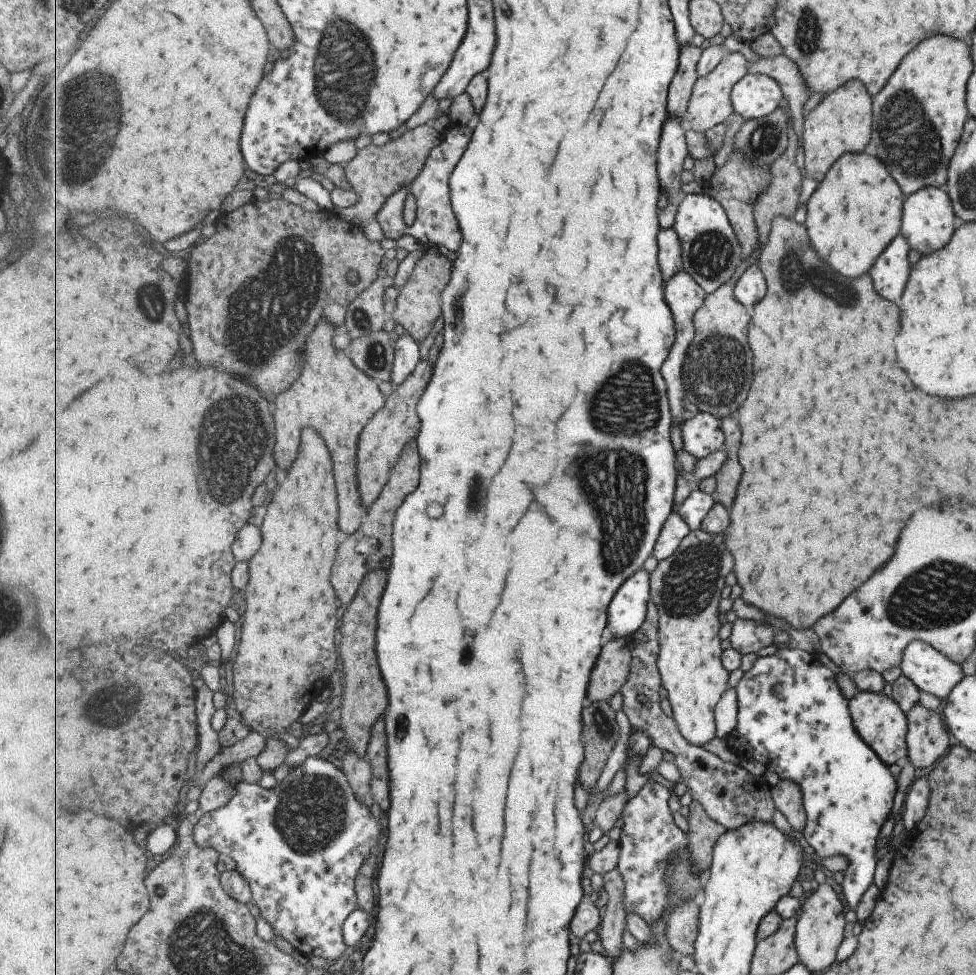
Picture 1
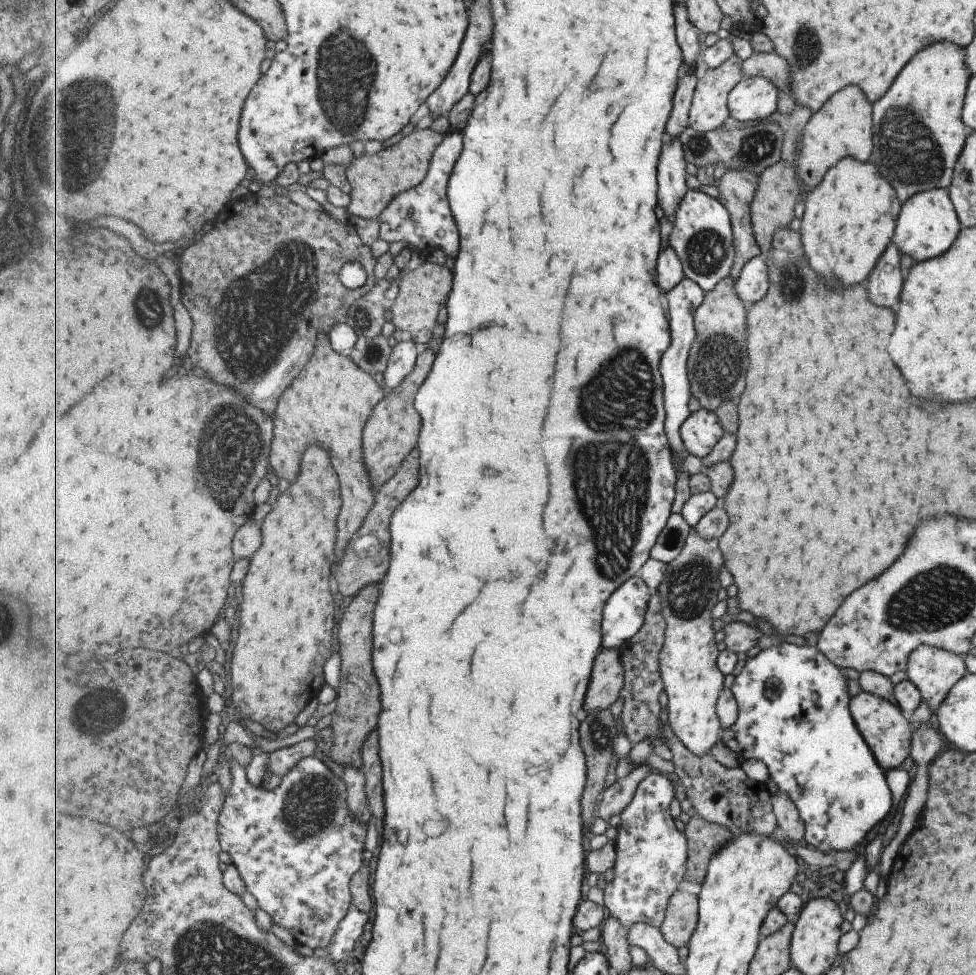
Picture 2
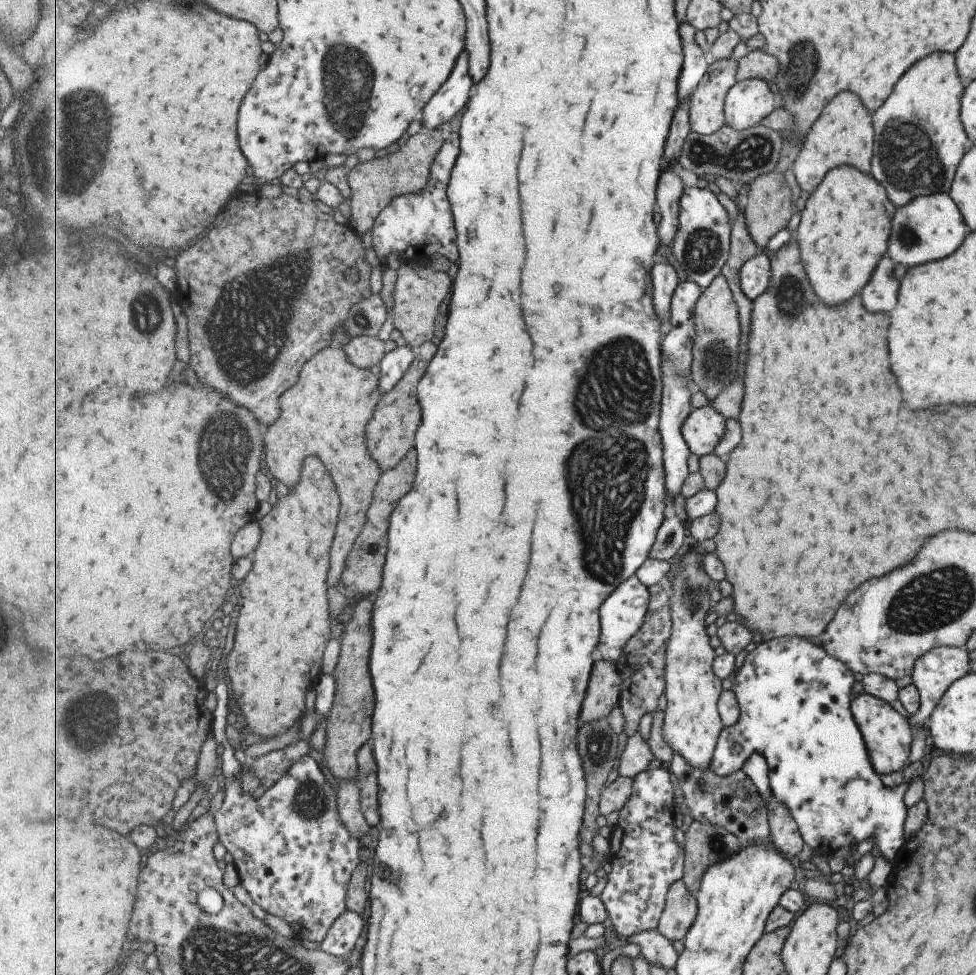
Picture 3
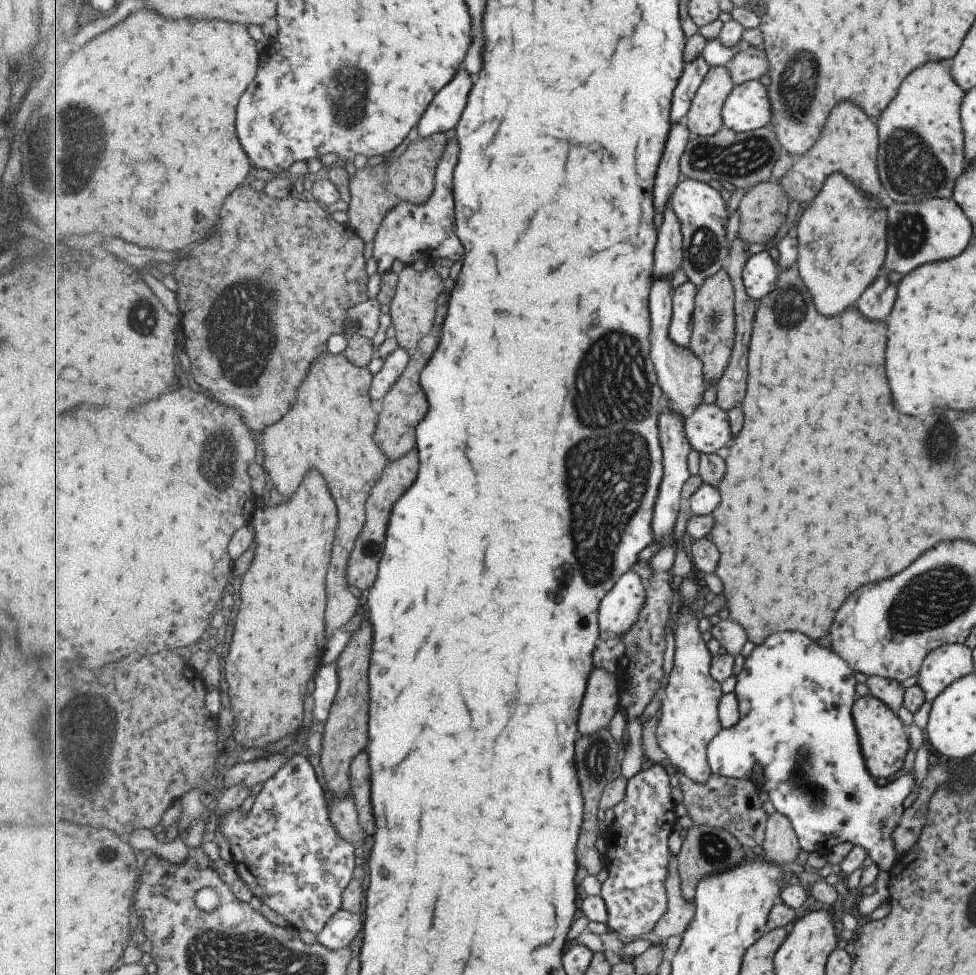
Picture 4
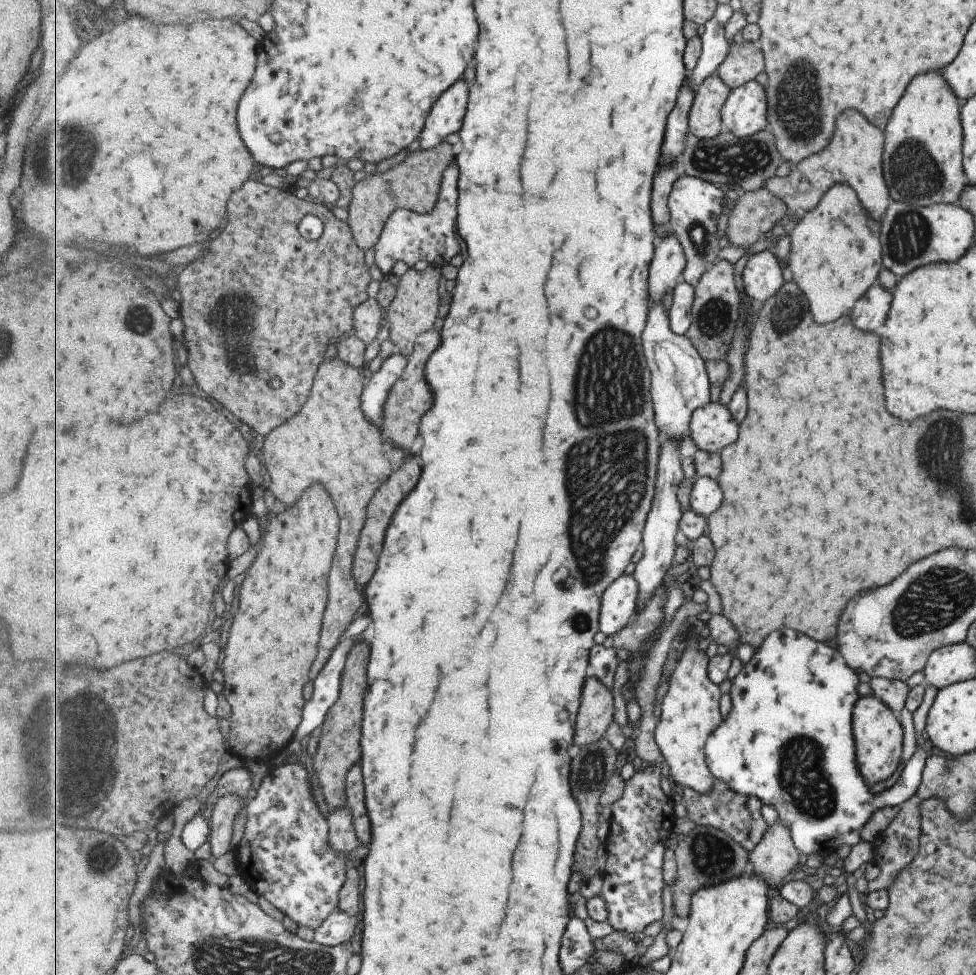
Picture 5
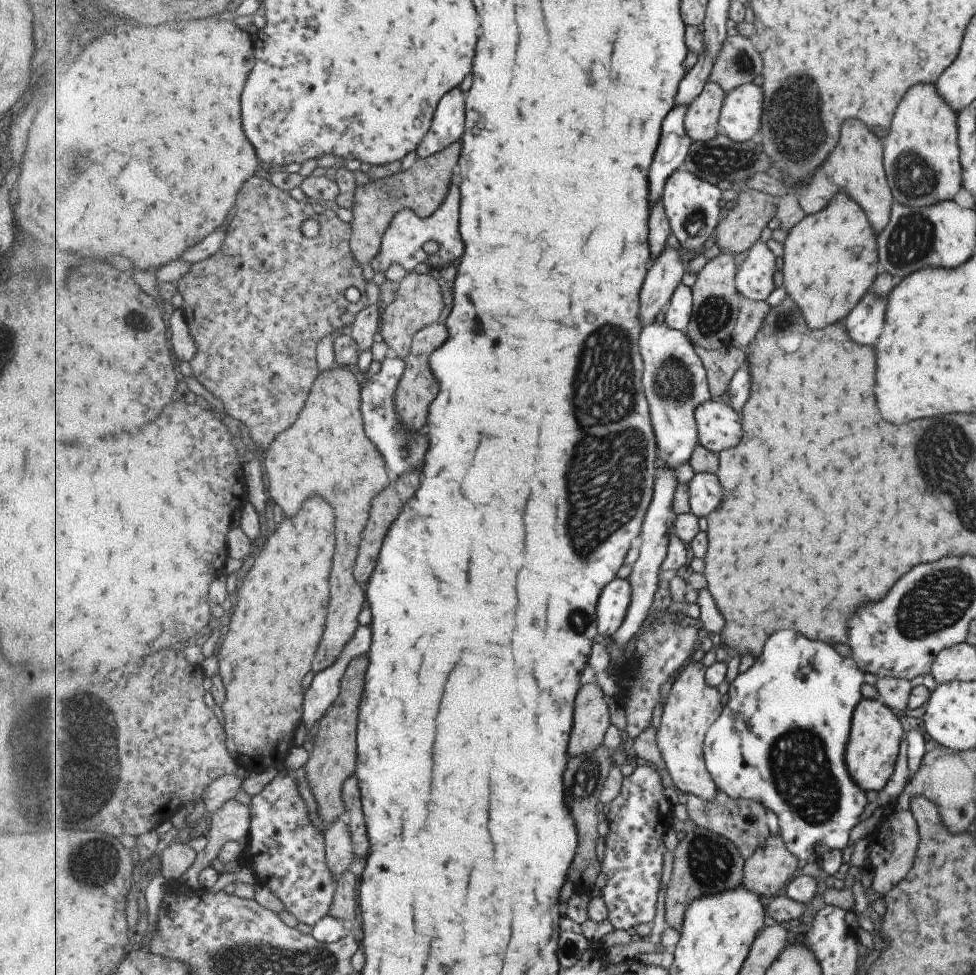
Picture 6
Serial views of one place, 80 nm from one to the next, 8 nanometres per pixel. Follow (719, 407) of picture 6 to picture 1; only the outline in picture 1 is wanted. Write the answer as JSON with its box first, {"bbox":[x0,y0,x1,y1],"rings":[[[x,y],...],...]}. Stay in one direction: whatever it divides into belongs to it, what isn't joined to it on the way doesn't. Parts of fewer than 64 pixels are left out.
{"bbox":[681,413,723,459],"rings":[[[697,413],[681,424],[683,449],[698,459],[723,449],[721,420],[711,413]]]}

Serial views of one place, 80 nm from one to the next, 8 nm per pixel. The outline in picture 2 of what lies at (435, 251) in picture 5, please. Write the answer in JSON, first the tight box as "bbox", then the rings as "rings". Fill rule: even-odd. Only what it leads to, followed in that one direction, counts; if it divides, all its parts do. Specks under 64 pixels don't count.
{"bbox":[378,129,463,256],"rings":[[[450,129],[444,141],[437,147],[425,180],[408,191],[400,192],[389,202],[388,208],[378,218],[380,222],[379,238],[389,242],[402,240],[413,252],[443,248],[449,256],[459,254],[459,228],[453,218],[449,198],[447,198],[447,182],[451,172],[463,152],[463,132]],[[409,212],[412,212],[409,214]]]}

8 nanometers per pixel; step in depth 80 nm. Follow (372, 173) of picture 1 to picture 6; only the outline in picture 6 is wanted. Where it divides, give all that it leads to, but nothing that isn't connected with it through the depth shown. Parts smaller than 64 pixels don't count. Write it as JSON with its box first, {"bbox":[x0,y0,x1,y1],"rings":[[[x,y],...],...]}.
{"bbox":[352,142,461,264],"rings":[[[455,142],[447,150],[443,149],[428,156],[417,158],[416,164],[406,171],[399,170],[390,177],[369,180],[356,188],[353,208],[352,251],[361,264],[371,264],[380,253],[385,233],[392,224],[393,216],[403,209],[413,210],[419,218],[429,218],[447,200],[447,190],[451,186],[453,168],[461,156],[461,144]]]}

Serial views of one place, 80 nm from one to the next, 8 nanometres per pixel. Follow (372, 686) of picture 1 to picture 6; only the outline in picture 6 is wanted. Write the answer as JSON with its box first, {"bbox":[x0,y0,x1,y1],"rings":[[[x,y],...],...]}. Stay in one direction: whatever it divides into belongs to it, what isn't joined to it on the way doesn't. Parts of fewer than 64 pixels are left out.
{"bbox":[305,658,369,825],"rings":[[[355,658],[349,664],[341,683],[337,704],[321,720],[321,728],[318,728],[319,736],[314,738],[313,752],[309,755],[305,766],[307,782],[315,796],[319,816],[328,825],[347,815],[344,782],[351,774],[355,774],[357,768],[357,720],[359,720],[359,706],[365,690],[367,668],[369,668],[367,658]]]}

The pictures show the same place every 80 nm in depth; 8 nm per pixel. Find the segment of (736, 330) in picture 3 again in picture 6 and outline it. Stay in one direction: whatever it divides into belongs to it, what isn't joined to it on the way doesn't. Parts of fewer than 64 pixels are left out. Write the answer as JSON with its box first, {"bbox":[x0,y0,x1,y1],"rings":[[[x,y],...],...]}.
{"bbox":[685,252,741,350],"rings":[[[721,252],[709,261],[698,274],[698,279],[692,286],[694,306],[692,308],[692,321],[685,330],[692,342],[707,350],[721,350],[732,344],[732,332],[736,329],[740,317],[741,298],[736,287],[737,255],[731,252]]]}

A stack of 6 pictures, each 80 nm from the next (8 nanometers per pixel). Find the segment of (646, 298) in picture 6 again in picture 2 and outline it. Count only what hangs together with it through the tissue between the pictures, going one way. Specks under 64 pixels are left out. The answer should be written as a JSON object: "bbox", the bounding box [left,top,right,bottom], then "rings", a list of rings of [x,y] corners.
{"bbox":[658,137,690,220],"rings":[[[677,137],[665,144],[665,150],[661,154],[661,174],[659,174],[658,200],[663,206],[665,215],[673,220],[677,209],[690,189],[687,186],[687,159],[682,140]]]}

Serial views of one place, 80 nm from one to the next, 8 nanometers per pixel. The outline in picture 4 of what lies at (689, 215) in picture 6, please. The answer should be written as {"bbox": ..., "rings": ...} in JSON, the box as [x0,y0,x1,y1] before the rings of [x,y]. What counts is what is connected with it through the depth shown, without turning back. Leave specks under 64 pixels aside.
{"bbox":[671,178,731,288],"rings":[[[688,178],[679,183],[671,200],[677,216],[682,222],[684,236],[684,257],[682,269],[687,278],[699,288],[703,283],[725,269],[730,261],[731,244],[727,240],[727,224],[729,224],[729,212],[722,191],[709,186],[705,181]]]}

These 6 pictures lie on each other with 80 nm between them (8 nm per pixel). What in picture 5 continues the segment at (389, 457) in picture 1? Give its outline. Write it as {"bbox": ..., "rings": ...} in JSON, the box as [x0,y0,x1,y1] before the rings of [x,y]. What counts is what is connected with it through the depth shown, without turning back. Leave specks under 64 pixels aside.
{"bbox":[382,331,441,450],"rings":[[[429,331],[420,335],[416,340],[416,348],[408,357],[408,368],[405,369],[400,380],[393,385],[389,393],[388,401],[384,406],[384,417],[382,418],[382,437],[387,444],[398,447],[400,450],[411,450],[415,440],[419,438],[419,426],[423,416],[433,408],[433,390],[425,380],[425,364],[431,358],[431,354],[441,346],[439,332]]]}

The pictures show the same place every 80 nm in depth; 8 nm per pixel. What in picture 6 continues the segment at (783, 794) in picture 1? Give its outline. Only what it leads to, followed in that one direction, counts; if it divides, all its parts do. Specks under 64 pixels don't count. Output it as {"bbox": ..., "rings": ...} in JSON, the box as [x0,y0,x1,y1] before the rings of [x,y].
{"bbox":[743,835,799,897],"rings":[[[771,835],[746,860],[743,885],[760,895],[775,897],[793,880],[799,859],[789,850],[782,835],[777,838]]]}

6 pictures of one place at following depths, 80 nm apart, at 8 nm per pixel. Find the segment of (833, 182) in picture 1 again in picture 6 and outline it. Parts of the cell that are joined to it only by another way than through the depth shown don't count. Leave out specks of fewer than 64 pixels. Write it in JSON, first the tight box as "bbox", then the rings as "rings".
{"bbox":[781,193,877,328],"rings":[[[837,193],[827,208],[822,208],[817,214],[804,216],[792,229],[783,243],[783,265],[781,283],[785,286],[786,295],[791,295],[798,306],[803,308],[803,314],[813,328],[813,320],[823,320],[823,324],[831,324],[841,320],[865,294],[877,274],[877,248],[875,234],[865,220],[863,210],[845,193]]]}

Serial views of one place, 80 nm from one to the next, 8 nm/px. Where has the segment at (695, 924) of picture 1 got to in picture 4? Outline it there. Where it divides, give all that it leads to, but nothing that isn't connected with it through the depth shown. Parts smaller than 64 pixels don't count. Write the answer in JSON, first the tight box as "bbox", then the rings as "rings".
{"bbox":[639,856,696,940],"rings":[[[677,856],[670,861],[670,875],[667,884],[669,889],[669,910],[653,928],[653,932],[639,936],[648,940],[651,936],[660,936],[662,939],[671,936],[683,936],[691,921],[696,915],[695,901],[690,901],[682,893],[682,878],[678,870]]]}

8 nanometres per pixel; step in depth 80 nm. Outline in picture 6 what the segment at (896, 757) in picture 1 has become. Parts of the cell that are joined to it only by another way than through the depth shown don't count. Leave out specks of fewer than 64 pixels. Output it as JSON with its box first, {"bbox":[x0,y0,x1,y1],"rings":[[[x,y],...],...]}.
{"bbox":[844,697,905,792],"rings":[[[861,697],[859,704],[853,709],[844,761],[849,776],[861,790],[878,792],[891,776],[899,742],[905,736],[895,715],[888,706],[877,699]]]}

